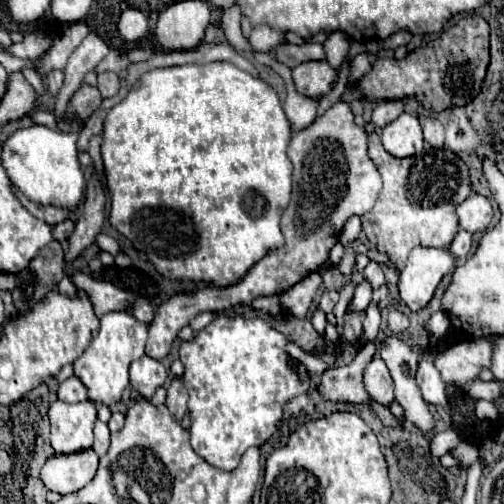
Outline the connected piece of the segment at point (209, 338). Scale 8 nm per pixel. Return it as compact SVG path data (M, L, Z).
M219 311L205 329L193 335L193 341L183 341L179 345L179 359L185 365L183 381L189 391L187 411L191 417L191 447L209 465L221 471L237 469L249 447L261 447L277 433L287 401L311 391L313 383L309 373L299 373L297 361L287 351L289 343L293 343L291 335L277 331L259 317L227 315L225 311Z

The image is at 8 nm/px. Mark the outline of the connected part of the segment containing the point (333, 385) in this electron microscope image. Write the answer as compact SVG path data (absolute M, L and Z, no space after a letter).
M369 341L349 365L325 371L319 383L319 393L329 401L349 401L369 405L373 399L365 391L363 371L373 359L375 351L377 351L375 341Z

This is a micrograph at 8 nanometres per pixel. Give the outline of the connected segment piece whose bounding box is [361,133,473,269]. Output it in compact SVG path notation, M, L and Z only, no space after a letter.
M377 133L369 135L369 157L383 177L383 189L369 213L361 217L367 239L403 269L413 247L447 249L459 231L455 207L473 195L467 163L449 149L429 149L415 157L397 159L387 153Z

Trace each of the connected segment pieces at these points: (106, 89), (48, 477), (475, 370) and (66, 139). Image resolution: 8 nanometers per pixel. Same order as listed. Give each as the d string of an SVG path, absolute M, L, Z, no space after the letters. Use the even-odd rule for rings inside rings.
M105 71L105 73L99 73L99 79L97 79L97 89L101 91L101 97L113 97L117 91L119 91L119 77L117 73L111 73L111 71Z
M89 449L85 453L55 455L41 469L41 479L49 491L69 495L83 489L97 473L99 455Z
M495 337L463 341L449 347L445 353L437 355L435 365L447 383L465 385L467 381L477 379L481 369L491 367L495 345L497 345Z
M33 125L27 129L17 129L5 141L1 157L3 167L27 199L65 211L75 211L79 207L85 193L85 177L77 161L79 132L59 133L45 125Z

